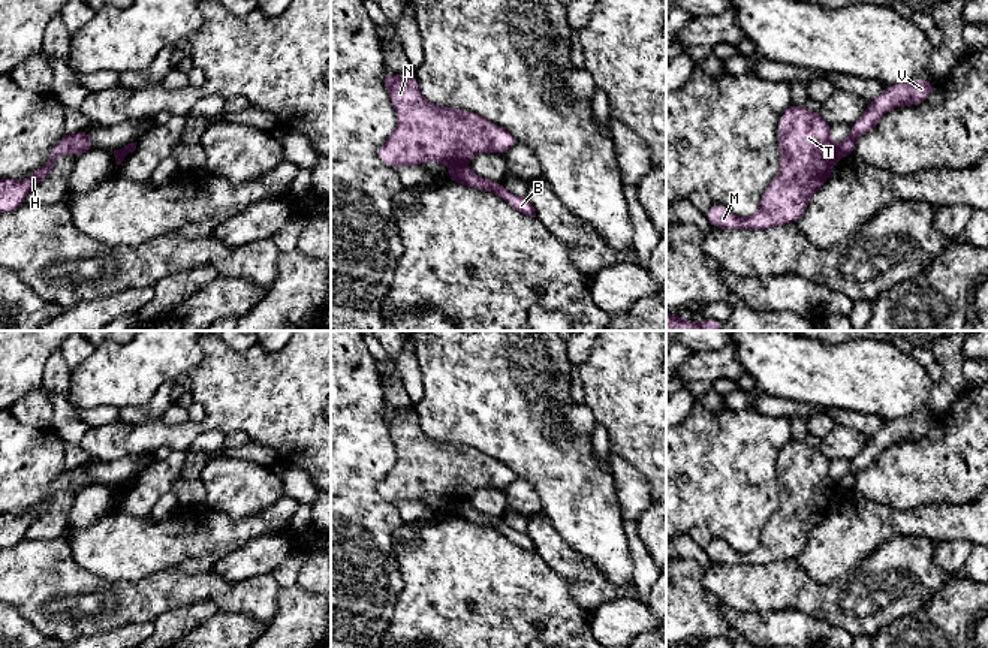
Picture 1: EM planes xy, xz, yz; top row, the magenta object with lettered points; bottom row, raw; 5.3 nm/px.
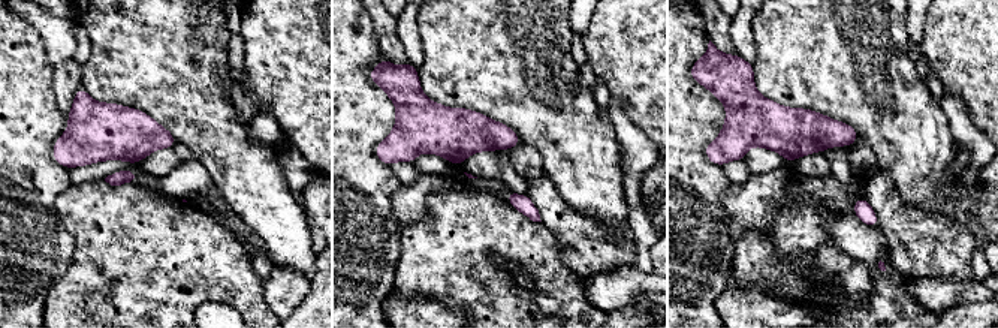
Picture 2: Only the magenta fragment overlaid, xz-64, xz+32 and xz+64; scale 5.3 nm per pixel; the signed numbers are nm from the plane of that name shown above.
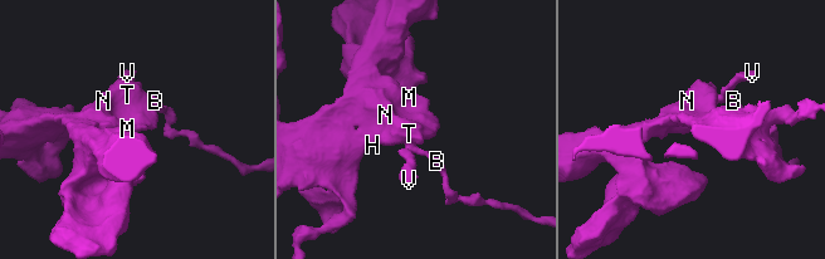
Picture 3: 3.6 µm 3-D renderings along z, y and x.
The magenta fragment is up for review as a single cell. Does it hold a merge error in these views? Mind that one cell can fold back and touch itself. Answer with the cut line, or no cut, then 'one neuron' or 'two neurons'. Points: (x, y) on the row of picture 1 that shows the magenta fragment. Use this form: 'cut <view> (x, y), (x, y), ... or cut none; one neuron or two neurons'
cut xz (464, 163), (452, 166); two neurons

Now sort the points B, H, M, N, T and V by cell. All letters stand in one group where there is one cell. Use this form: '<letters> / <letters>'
B V / H M N T

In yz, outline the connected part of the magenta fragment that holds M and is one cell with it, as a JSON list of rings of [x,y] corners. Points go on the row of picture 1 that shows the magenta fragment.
[[[792,103],[780,115],[777,136],[780,171],[762,193],[756,213],[742,218],[713,202],[705,213],[713,227],[765,230],[804,216],[810,196],[828,181],[838,159],[831,124],[822,112]]]

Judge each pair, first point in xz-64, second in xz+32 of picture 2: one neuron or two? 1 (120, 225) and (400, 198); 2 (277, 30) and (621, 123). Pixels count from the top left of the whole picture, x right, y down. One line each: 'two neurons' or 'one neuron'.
1: two neurons
2: two neurons

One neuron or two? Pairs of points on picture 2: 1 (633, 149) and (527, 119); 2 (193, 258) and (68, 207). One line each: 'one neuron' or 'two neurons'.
1: two neurons
2: one neuron

